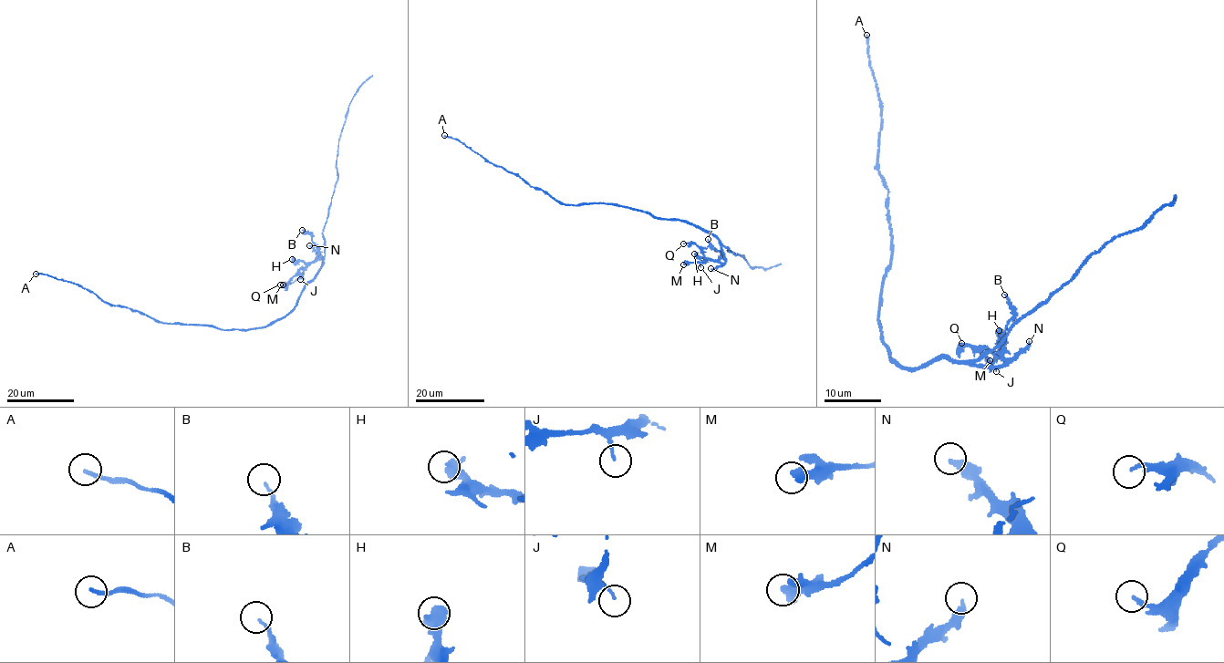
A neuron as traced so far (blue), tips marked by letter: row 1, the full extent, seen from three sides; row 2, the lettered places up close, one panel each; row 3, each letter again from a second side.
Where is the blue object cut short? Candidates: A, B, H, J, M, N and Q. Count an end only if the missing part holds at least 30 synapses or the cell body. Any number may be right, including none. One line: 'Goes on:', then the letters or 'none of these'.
Goes on: none of these

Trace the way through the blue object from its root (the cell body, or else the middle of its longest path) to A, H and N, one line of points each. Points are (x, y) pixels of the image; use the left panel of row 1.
A: (281, 317), (264, 326), (245, 330), (163, 324), (137, 311), (109, 305), (77, 284), (36, 274)
H: (281, 317), (294, 307), (323, 260), (303, 263), (292, 259)
N: (281, 317), (294, 307), (302, 290), (321, 265), (323, 260), (309, 245)

